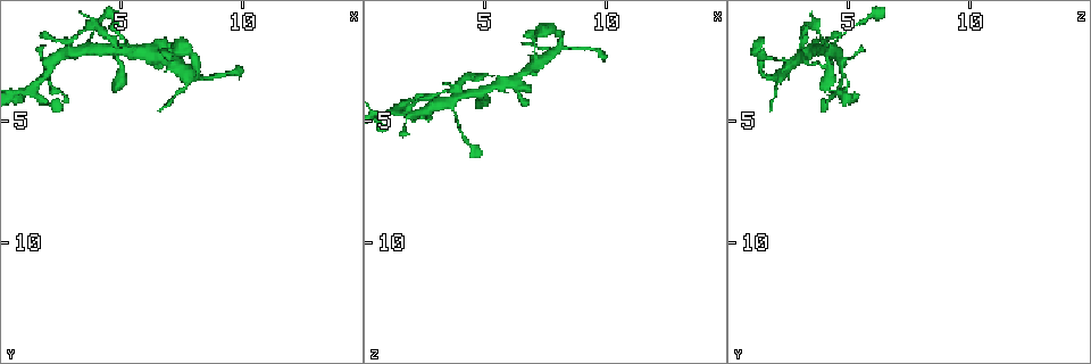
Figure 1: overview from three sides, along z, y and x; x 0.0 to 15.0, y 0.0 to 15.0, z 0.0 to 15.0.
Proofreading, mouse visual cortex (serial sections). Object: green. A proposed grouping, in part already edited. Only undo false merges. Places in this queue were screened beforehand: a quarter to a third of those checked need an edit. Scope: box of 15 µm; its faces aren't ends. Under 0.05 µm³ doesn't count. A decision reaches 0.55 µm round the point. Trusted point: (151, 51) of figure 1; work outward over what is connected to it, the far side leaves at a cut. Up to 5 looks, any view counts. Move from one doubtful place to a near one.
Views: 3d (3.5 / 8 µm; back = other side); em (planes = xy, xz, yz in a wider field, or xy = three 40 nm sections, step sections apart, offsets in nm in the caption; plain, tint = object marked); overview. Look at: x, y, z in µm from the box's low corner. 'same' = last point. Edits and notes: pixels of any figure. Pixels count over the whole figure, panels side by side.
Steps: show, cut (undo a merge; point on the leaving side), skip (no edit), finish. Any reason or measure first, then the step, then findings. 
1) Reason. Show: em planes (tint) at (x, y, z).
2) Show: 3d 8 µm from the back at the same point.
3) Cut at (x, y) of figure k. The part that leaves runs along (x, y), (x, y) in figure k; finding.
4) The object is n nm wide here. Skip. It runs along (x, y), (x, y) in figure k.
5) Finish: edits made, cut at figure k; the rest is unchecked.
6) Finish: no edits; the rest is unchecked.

Show: 3d 3.5 µm at (2.8, 2.0, 4.5).

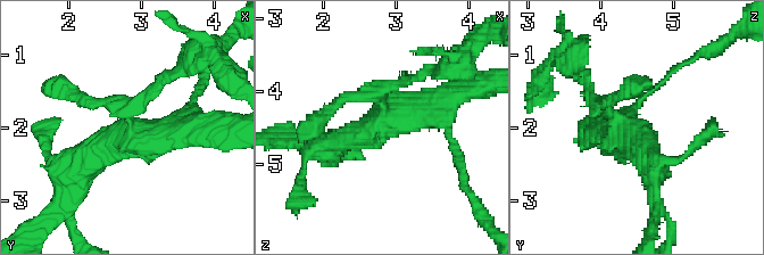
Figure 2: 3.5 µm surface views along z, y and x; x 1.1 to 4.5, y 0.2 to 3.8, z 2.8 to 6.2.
Show: em planes (tint) at (2.85, 2.05, 4.35).

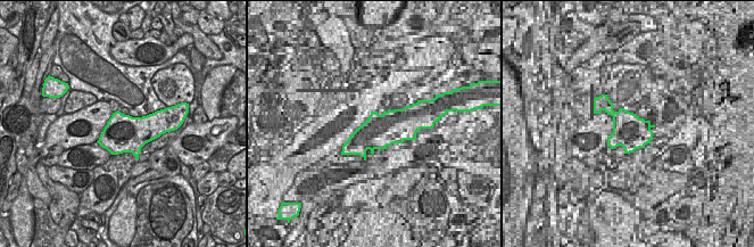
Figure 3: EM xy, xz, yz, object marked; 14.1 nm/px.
Show: em xy step 5 (tint) at the same point.

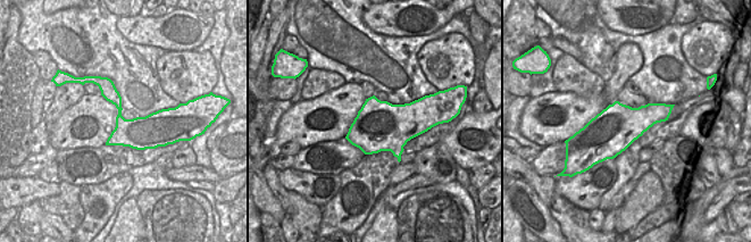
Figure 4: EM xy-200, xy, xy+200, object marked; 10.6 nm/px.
Skip. It runs along (456, 95), (330, 145) in figure 2; continuous, no second cell.

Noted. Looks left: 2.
Side arm on a straight run. Show: 3d 8 µm from the back at (1.5, 3.4, 4.6).

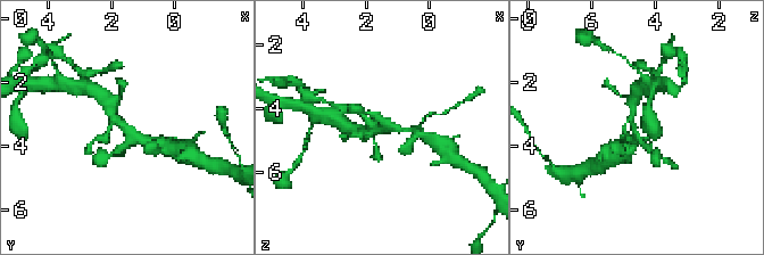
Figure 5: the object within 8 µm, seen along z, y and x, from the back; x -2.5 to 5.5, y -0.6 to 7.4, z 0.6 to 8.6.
Shape alone is not enough. Show: em xy step 5 (tint) at (1.5, 3.4, 4.7).

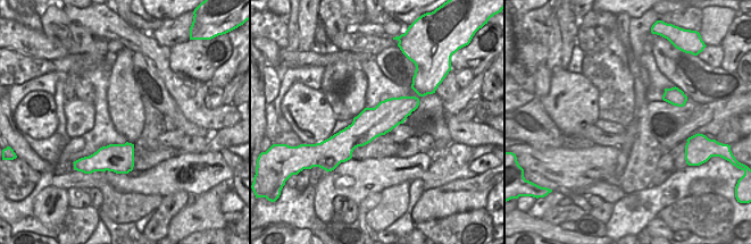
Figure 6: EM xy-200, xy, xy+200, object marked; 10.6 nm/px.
Skip. It runs along (107, 103), (123, 126), (157, 140) in figure 5; continuous, no second cell.

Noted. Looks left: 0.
Finish: no edits; the rest is unchecked.

